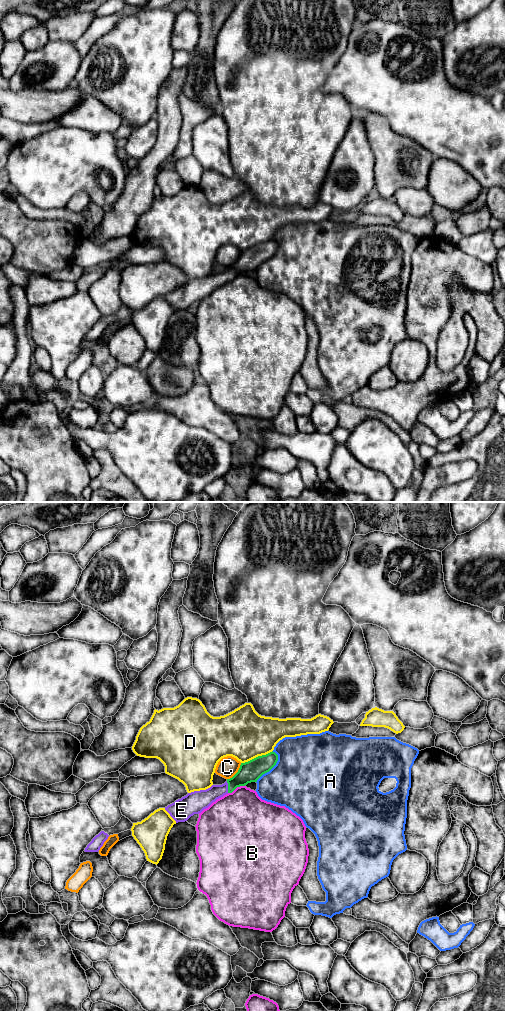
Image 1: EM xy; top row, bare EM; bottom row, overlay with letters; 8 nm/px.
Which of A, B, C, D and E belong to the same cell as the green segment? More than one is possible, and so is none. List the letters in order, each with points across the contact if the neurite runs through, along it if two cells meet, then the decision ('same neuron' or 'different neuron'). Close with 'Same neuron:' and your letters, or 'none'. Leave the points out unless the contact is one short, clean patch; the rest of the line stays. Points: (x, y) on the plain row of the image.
A: different neuron
B: along xy (244, 273), (237, 274), (228, 281) | different neuron
C: different neuron
D: different neuron
E: across xy (251, 259), (228, 275), (200, 288) | same neuron
Same neuron: E

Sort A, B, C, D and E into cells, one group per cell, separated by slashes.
A / B / C / D / E

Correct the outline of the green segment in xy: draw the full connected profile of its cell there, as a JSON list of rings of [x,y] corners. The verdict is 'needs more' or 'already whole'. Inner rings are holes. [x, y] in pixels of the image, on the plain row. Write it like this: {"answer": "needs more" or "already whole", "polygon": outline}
{"answer": "needs more", "polygon": [[[270,240],[248,250],[241,251],[238,260],[222,273],[212,273],[206,278],[188,281],[181,287],[165,295],[170,304],[178,310],[185,310],[194,302],[201,301],[217,287],[232,281],[237,275],[245,274],[269,260],[277,251],[278,243]]]}

